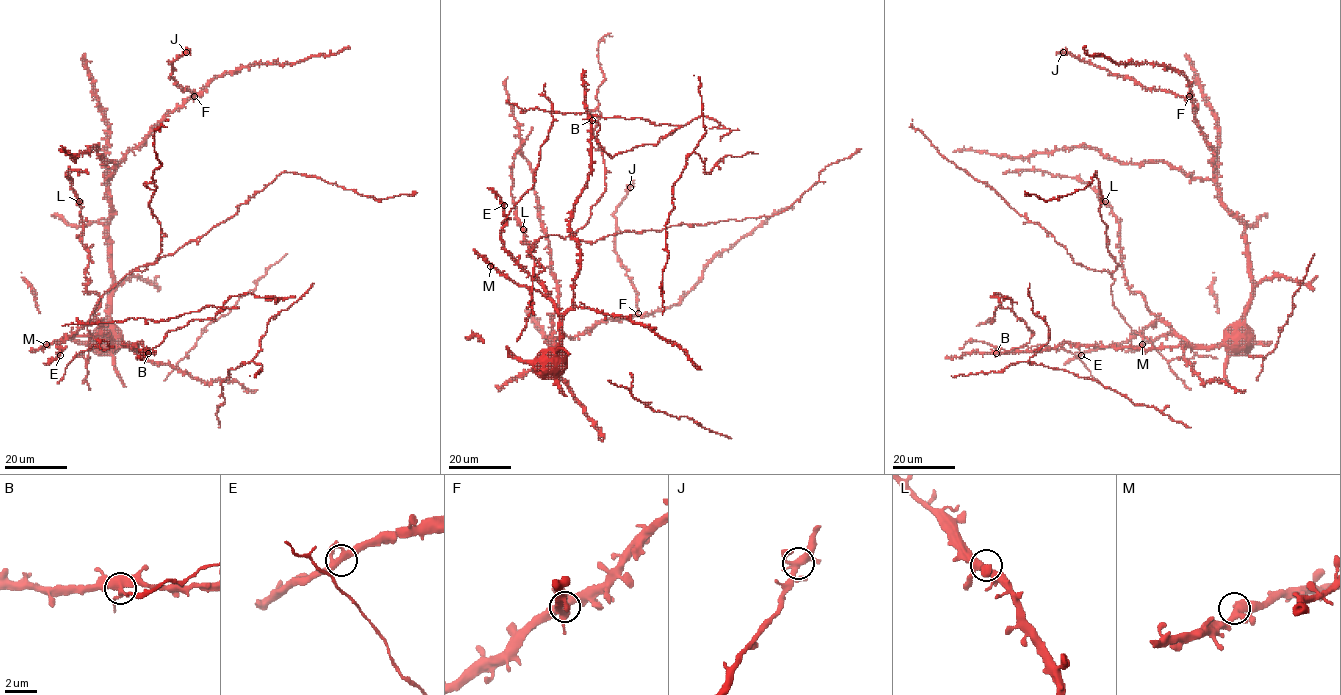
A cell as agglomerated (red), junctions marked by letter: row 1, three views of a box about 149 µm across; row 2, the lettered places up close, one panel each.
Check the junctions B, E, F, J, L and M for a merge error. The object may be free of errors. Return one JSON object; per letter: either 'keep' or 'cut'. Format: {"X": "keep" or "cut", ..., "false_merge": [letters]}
{"B": "cut", "E": "keep", "F": "keep", "J": "keep", "L": "keep", "M": "keep", "false_merge": ["B"]}

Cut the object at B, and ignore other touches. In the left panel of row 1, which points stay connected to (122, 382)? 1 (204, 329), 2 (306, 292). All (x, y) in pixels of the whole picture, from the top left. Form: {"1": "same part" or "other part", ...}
{"1": "same part", "2": "same part"}

